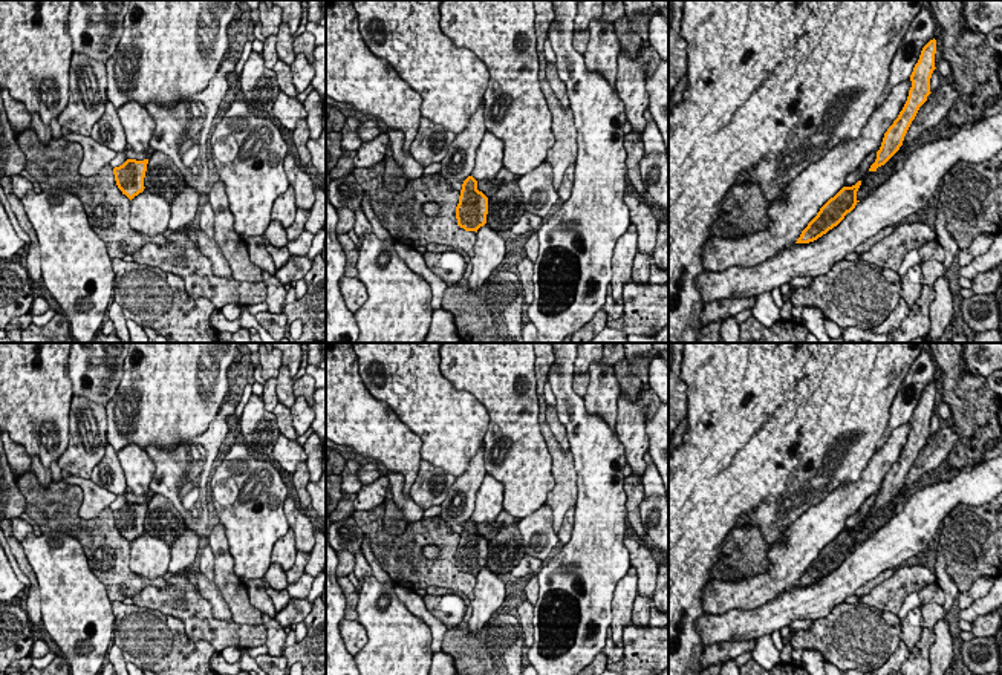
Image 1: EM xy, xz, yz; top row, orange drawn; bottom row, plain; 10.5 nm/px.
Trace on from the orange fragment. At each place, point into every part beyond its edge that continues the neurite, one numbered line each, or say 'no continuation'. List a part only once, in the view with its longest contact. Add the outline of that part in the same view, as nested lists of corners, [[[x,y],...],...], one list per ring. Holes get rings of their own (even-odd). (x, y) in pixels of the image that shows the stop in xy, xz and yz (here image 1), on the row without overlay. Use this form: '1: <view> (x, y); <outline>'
no continuation

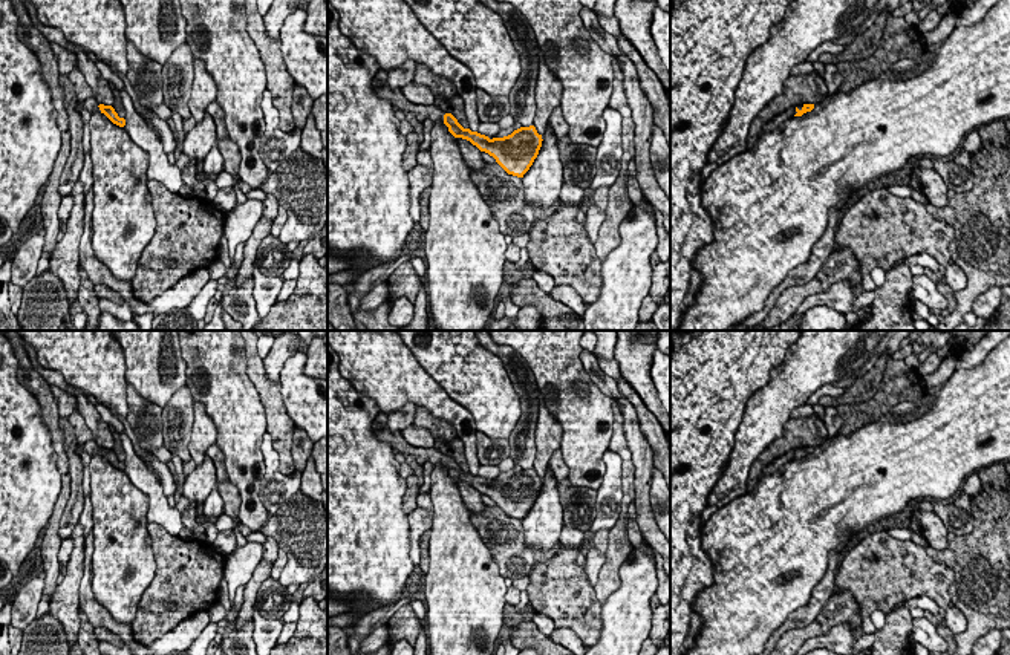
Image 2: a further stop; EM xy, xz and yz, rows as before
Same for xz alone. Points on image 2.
1: xz (380, 427); [[[380,412],[372,422],[373,436],[378,441],[389,442],[395,451],[402,453],[404,456],[413,456],[415,461],[424,465],[427,461],[435,465],[444,465],[445,455],[438,448],[422,448],[410,445],[401,433],[392,432],[387,424],[387,413]]]

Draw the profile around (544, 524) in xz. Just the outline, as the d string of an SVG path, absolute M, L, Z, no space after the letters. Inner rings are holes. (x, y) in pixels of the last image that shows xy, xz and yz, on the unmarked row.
M548 467L542 490L529 513L523 517L525 542L542 551L551 549L560 540L563 508L559 499L559 482Z

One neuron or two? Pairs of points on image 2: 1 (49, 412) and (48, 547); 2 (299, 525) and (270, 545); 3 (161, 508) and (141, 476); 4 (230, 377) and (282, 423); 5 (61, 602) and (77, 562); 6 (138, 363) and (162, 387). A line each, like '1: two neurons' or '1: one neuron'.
1: one neuron
2: two neurons
3: one neuron
4: two neurons
5: one neuron
6: one neuron

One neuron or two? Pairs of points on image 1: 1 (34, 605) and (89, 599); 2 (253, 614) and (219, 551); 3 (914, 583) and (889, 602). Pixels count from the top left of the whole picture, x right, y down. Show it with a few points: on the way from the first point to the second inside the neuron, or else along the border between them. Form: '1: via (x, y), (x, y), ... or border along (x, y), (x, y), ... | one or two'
1: border along (32, 570), (39, 588), (42, 626) | two
2: via (237, 599), (224, 576), (224, 567) | one
3: via (907, 583), (895, 596) | one

